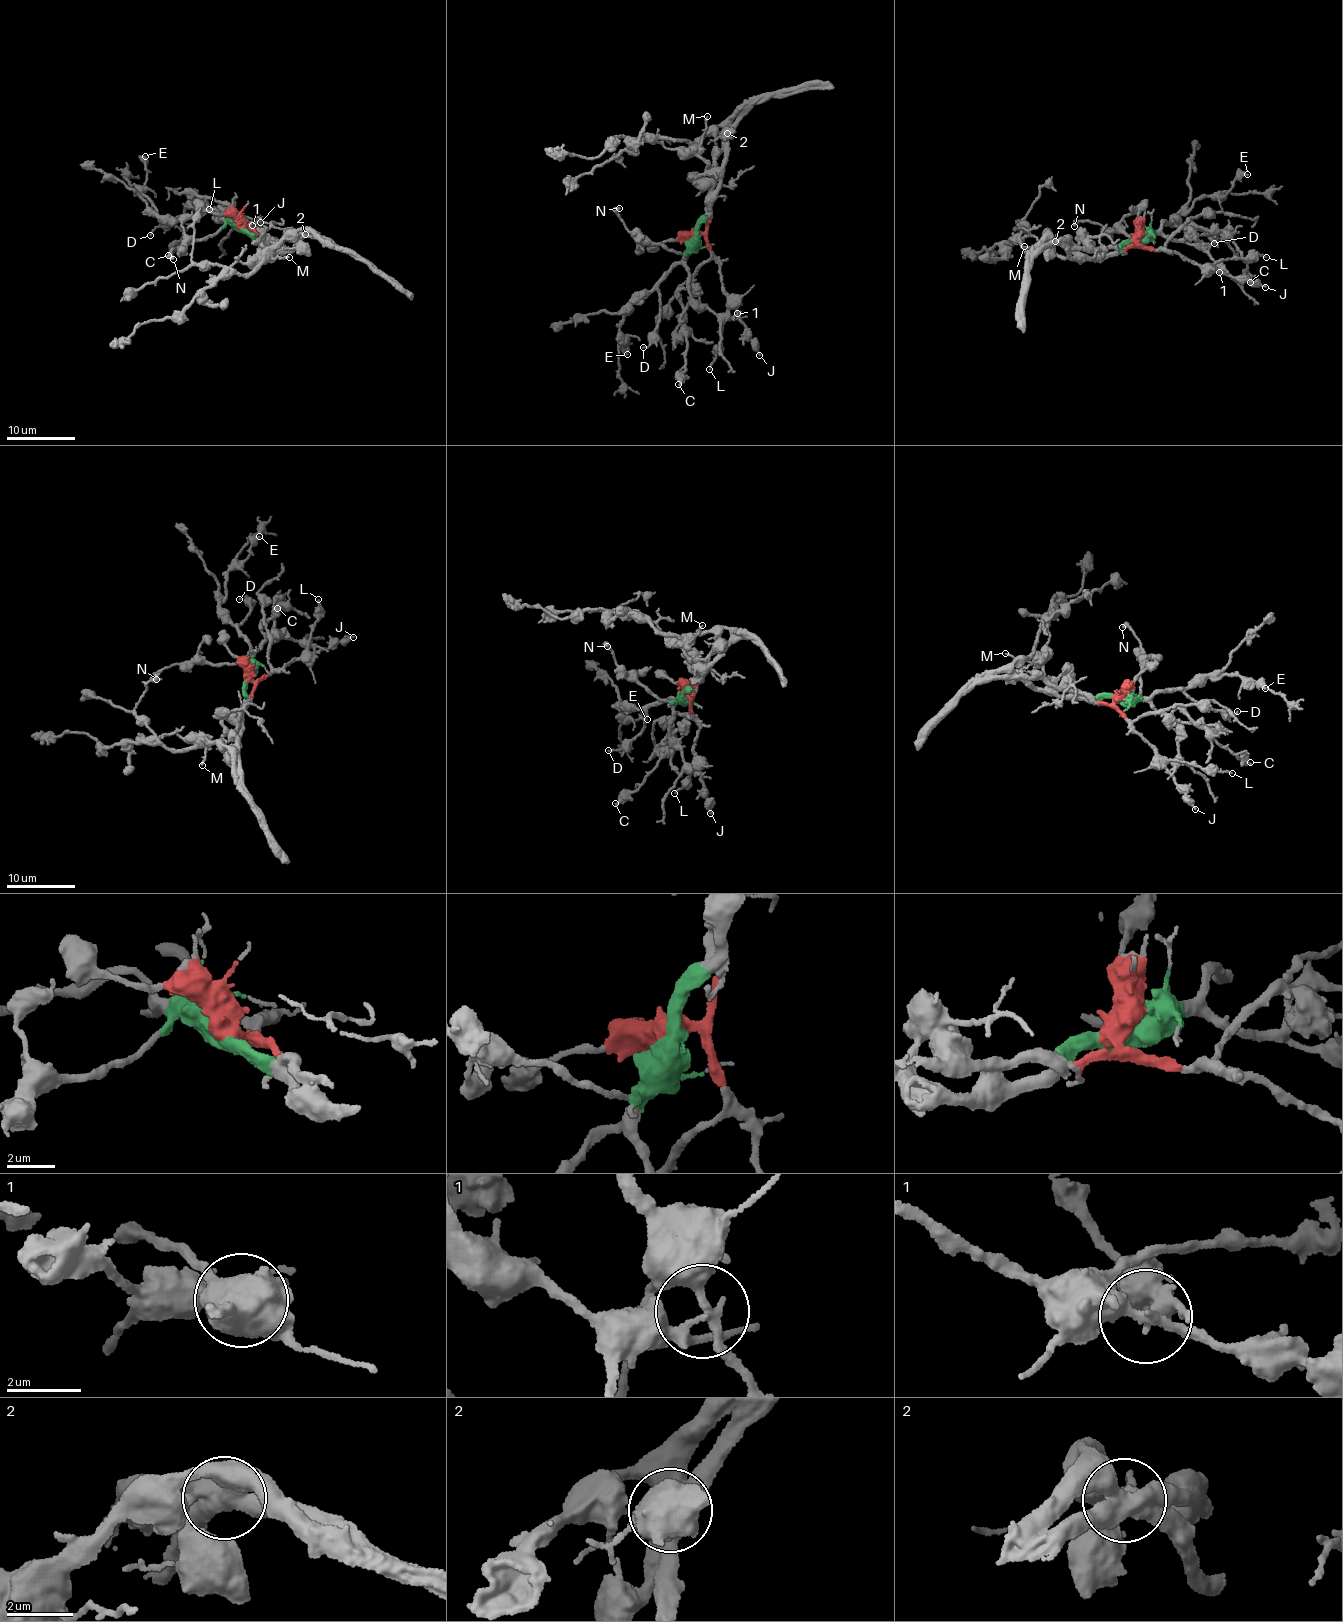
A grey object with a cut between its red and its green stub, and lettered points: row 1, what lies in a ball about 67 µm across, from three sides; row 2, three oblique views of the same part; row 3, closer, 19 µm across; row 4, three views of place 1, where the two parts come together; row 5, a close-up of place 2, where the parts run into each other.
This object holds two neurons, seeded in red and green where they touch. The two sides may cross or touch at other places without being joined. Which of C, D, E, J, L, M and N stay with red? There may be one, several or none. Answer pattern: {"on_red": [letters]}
{"on_red": ["J", "L"]}

